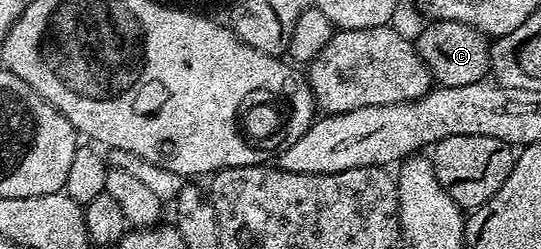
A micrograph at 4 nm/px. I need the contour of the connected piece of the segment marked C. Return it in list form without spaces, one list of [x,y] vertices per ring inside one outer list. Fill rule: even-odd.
[[[433,20],[425,25],[414,43],[422,62],[426,62],[428,73],[439,87],[470,86],[481,83],[489,75],[492,66],[489,37],[482,35],[477,28],[453,20]]]

